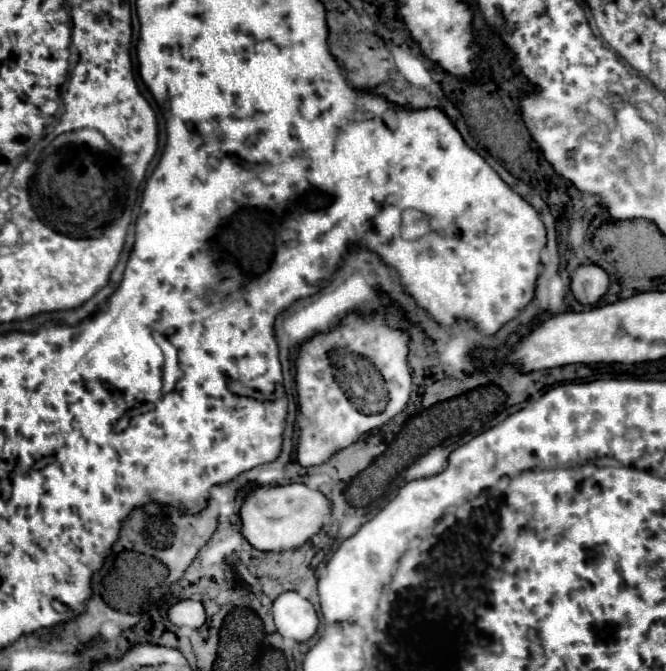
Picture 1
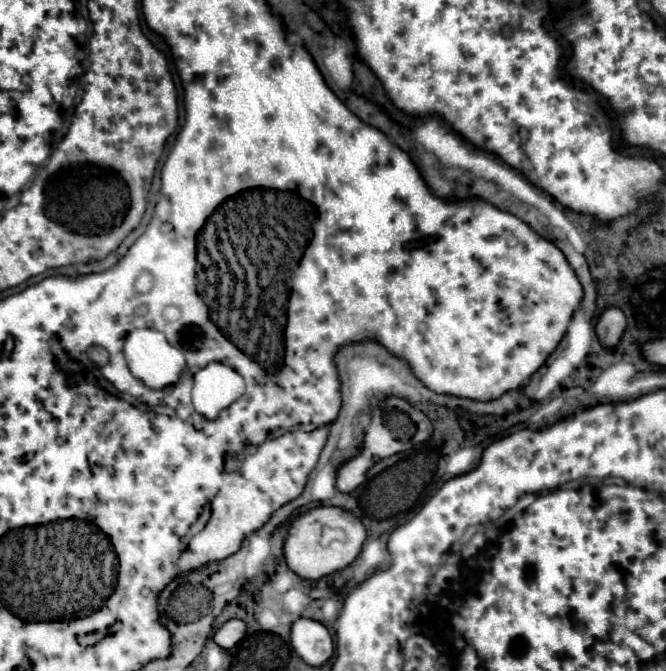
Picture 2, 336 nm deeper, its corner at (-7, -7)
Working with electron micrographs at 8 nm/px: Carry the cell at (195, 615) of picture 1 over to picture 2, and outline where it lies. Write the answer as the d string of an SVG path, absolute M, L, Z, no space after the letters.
M230 619L216 631L214 641L224 649L232 649L244 635L246 635L246 623L240 619Z

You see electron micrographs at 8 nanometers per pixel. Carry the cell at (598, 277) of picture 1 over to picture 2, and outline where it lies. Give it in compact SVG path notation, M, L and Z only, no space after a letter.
M612 307L612 309L606 309L596 325L596 333L598 333L598 339L602 343L602 347L606 349L612 349L618 345L618 341L622 339L622 333L626 329L626 317L620 309Z

